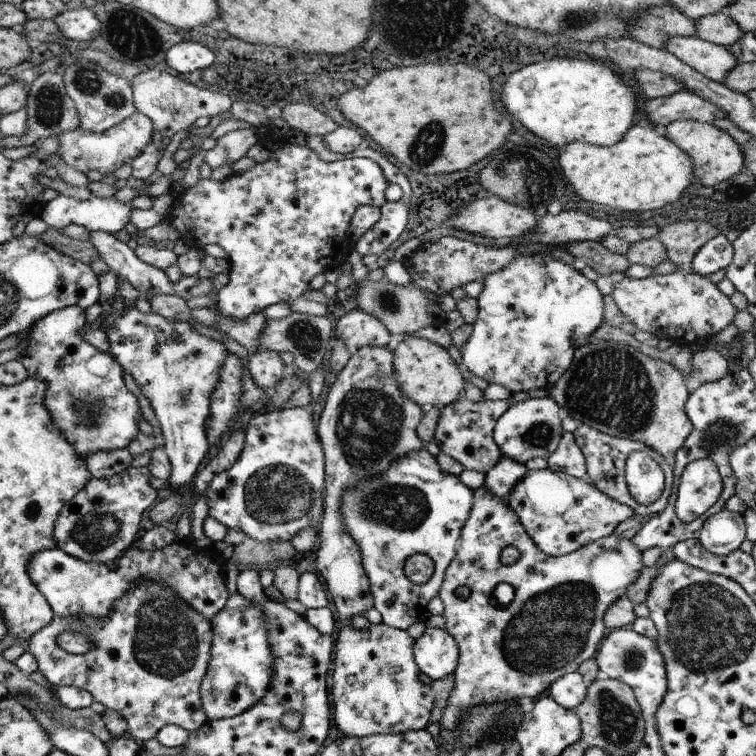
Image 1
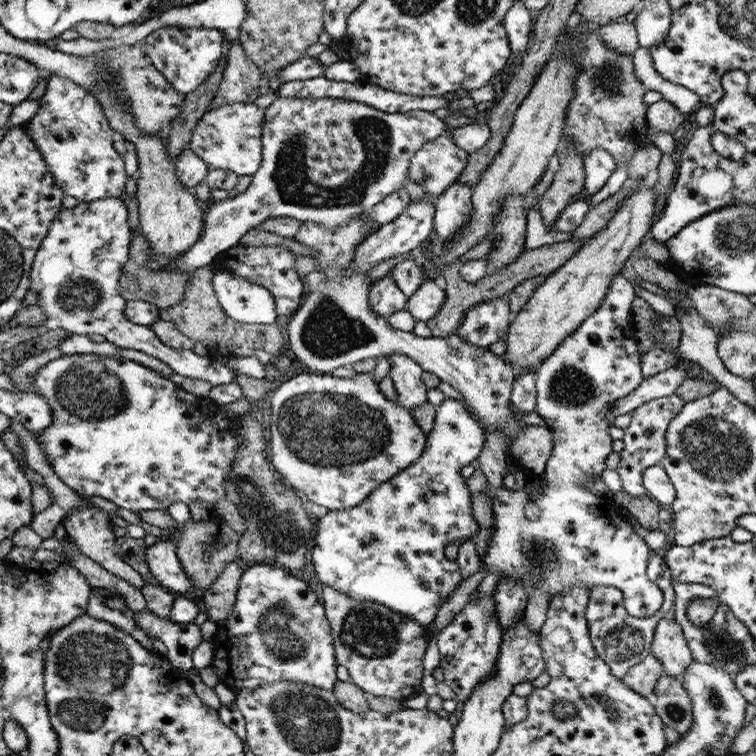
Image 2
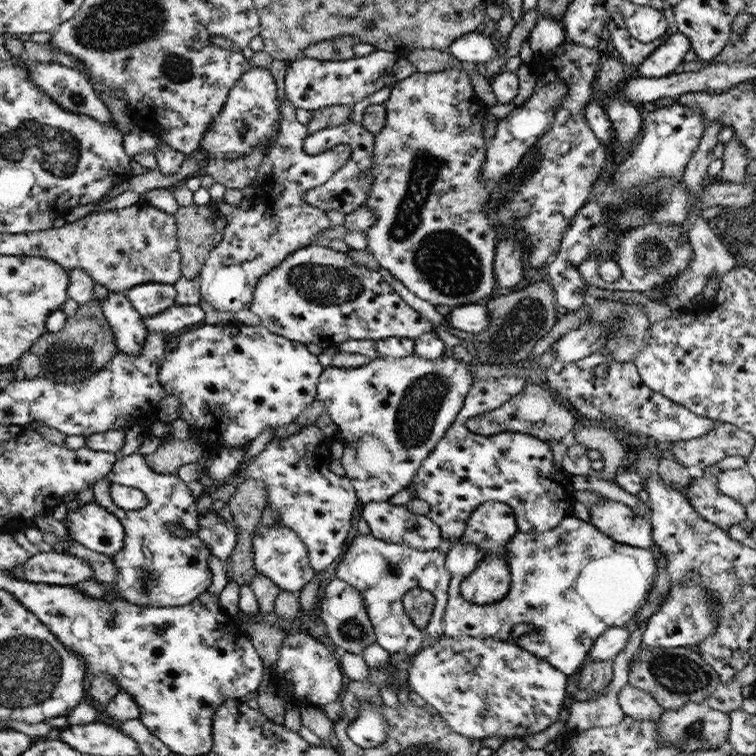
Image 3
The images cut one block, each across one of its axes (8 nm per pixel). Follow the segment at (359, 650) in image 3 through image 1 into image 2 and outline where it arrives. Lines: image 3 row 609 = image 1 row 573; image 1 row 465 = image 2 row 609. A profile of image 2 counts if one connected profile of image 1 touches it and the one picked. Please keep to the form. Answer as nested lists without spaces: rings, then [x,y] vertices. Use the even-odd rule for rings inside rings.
[[[332,586],[322,592],[322,605],[334,642],[337,665],[344,666],[358,688],[371,696],[406,698],[422,691],[424,654],[428,642],[424,626],[382,604],[352,600]]]

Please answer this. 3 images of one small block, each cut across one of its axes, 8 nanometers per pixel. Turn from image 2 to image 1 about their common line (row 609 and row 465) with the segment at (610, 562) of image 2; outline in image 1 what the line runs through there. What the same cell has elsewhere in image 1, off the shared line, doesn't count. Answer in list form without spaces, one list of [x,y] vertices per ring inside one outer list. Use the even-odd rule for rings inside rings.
[[[633,451],[625,461],[625,482],[631,496],[642,505],[660,499],[665,488],[665,473],[658,457],[650,451]]]

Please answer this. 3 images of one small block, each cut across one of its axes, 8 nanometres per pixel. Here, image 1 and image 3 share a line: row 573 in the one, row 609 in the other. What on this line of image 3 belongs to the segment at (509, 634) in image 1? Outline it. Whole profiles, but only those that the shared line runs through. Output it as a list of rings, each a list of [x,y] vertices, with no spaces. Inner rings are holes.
[[[566,516],[559,525],[538,534],[516,532],[506,546],[510,586],[498,603],[471,604],[461,596],[461,583],[478,565],[484,552],[474,544],[458,542],[446,553],[450,572],[449,599],[443,617],[444,637],[494,638],[514,641],[518,647],[546,660],[565,675],[578,672],[594,641],[608,628],[630,626],[651,592],[658,563],[652,548],[614,541],[580,518]],[[517,624],[534,625],[538,632],[510,638]]]

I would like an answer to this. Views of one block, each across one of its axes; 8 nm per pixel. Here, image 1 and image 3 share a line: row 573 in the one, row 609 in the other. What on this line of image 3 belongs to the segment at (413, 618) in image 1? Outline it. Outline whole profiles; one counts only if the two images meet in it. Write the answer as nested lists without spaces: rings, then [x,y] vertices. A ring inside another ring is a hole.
[[[355,532],[347,545],[348,550],[336,568],[337,577],[344,580],[362,596],[367,616],[372,624],[376,642],[388,653],[411,656],[418,653],[424,642],[444,637],[443,617],[449,599],[450,572],[446,569],[446,553],[438,547],[420,550],[405,544],[380,540],[372,533]],[[416,587],[428,590],[436,598],[432,618],[424,630],[416,628],[406,615],[403,597]]]

